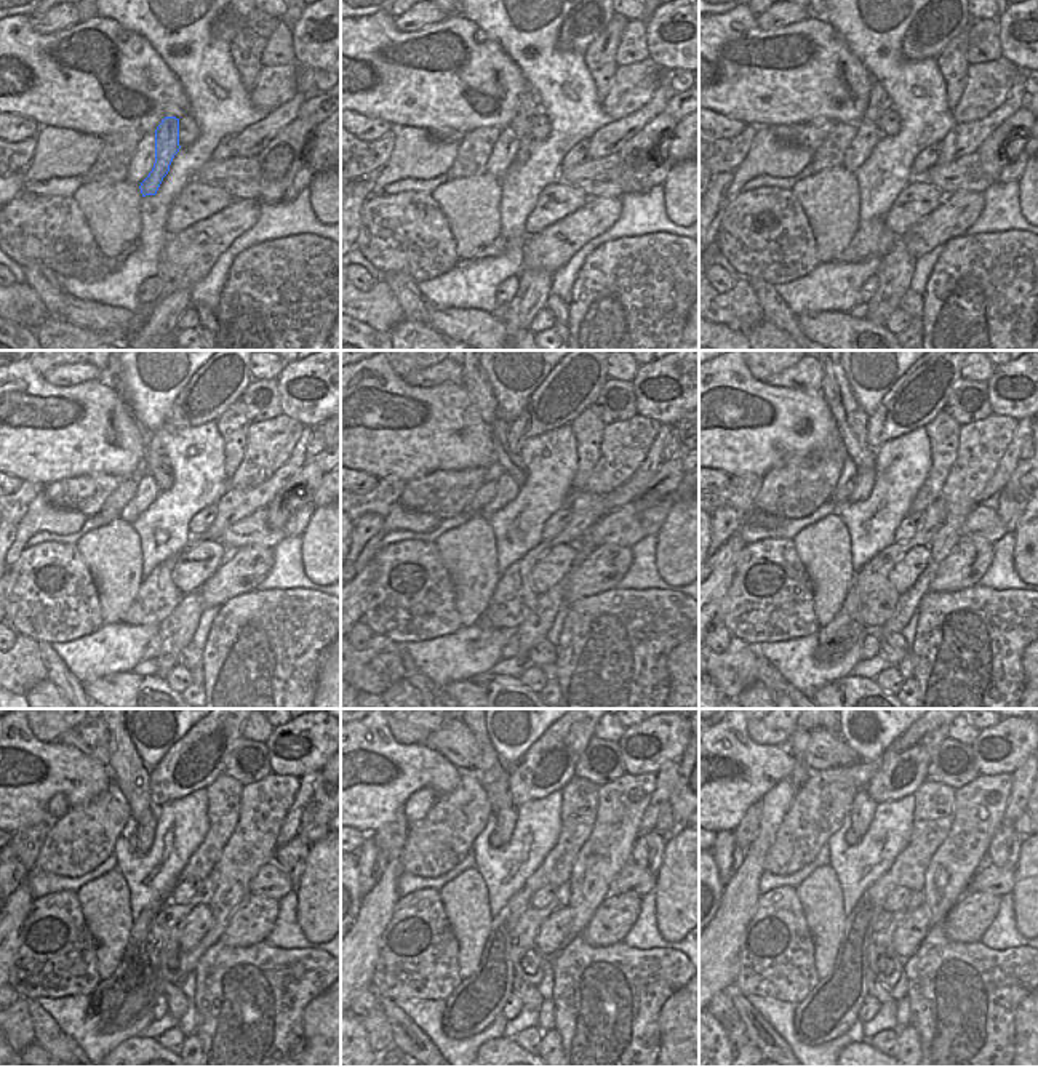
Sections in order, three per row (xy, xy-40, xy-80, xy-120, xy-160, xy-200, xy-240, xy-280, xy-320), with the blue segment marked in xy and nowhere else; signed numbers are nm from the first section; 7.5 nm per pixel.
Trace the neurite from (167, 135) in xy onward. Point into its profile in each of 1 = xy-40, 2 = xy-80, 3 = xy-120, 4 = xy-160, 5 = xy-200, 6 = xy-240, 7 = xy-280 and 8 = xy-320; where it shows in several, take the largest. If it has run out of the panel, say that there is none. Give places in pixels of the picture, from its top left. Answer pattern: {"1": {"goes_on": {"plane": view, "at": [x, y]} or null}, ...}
{"1": {"goes_on": {"plane": "xy-40", "at": [520, 123]}}, "2": {"goes_on": {"plane": "xy-80", "at": [878, 103]}}, "3": {"goes_on": {"plane": "xy-120", "at": [154, 442]}}, "4": {"goes_on": {"plane": "xy-160", "at": [571, 386]}}, "5": {"goes_on": {"plane": "xy-200", "at": [917, 397]}}, "6": {"goes_on": {"plane": "xy-240", "at": [199, 757]}}, "7": {"goes_on": {"plane": "xy-280", "at": [549, 763]}}, "8": {"goes_on": {"plane": "xy-320", "at": [904, 765]}}}

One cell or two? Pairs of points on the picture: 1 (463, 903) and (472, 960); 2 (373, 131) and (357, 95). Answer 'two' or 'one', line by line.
1: one
2: two

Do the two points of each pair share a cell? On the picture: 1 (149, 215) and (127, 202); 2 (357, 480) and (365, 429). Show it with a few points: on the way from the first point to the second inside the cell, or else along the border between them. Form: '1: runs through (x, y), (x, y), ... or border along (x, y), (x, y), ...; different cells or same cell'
1: border along (143, 197), (141, 234), (135, 243); different cells
2: border along (357, 469), (371, 474), (378, 480); different cells

